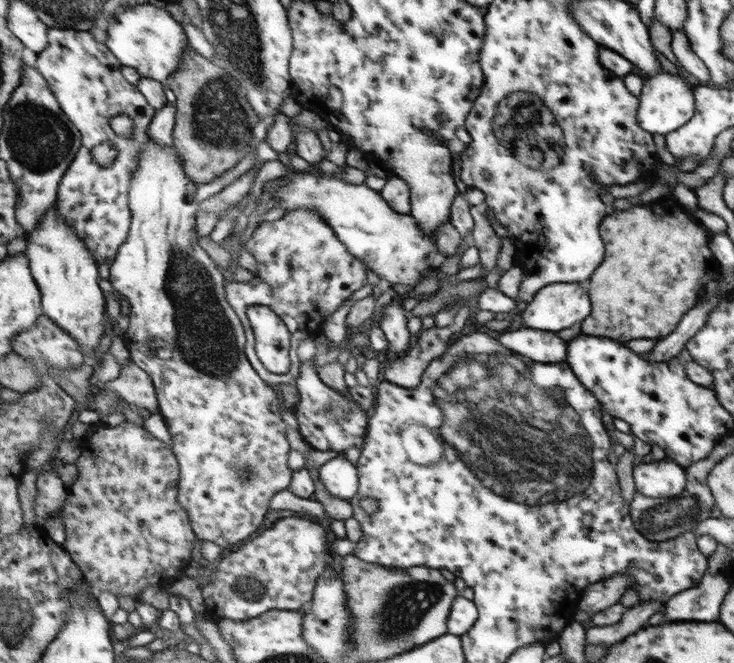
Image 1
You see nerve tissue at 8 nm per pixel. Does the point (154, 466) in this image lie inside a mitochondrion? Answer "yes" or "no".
no

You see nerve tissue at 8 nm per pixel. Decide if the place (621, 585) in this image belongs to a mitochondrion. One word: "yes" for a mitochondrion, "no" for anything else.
no

